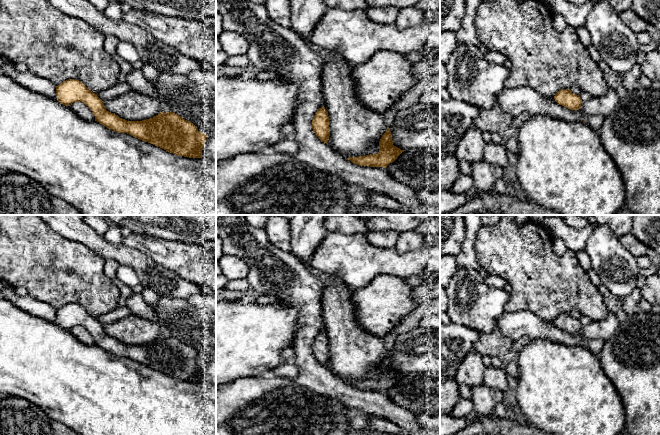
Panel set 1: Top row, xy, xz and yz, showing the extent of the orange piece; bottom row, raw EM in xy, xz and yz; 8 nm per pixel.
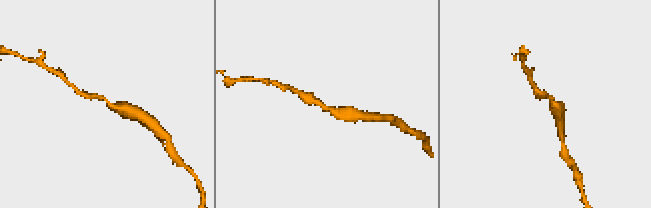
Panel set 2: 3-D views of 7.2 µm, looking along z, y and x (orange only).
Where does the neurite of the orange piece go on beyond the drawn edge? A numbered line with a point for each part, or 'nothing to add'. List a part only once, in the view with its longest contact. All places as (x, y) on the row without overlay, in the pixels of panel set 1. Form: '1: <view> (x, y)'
nothing to add

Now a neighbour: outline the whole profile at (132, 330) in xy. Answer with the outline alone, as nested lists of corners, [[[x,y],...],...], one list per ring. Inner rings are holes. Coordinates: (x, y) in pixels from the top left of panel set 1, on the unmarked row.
[[[133,314],[103,326],[107,335],[127,345],[150,343],[161,336],[161,324],[159,322]]]

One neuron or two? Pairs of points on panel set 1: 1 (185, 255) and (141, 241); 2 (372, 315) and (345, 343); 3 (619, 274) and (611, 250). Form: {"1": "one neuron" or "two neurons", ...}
{"1": "one neuron", "2": "two neurons", "3": "one neuron"}

